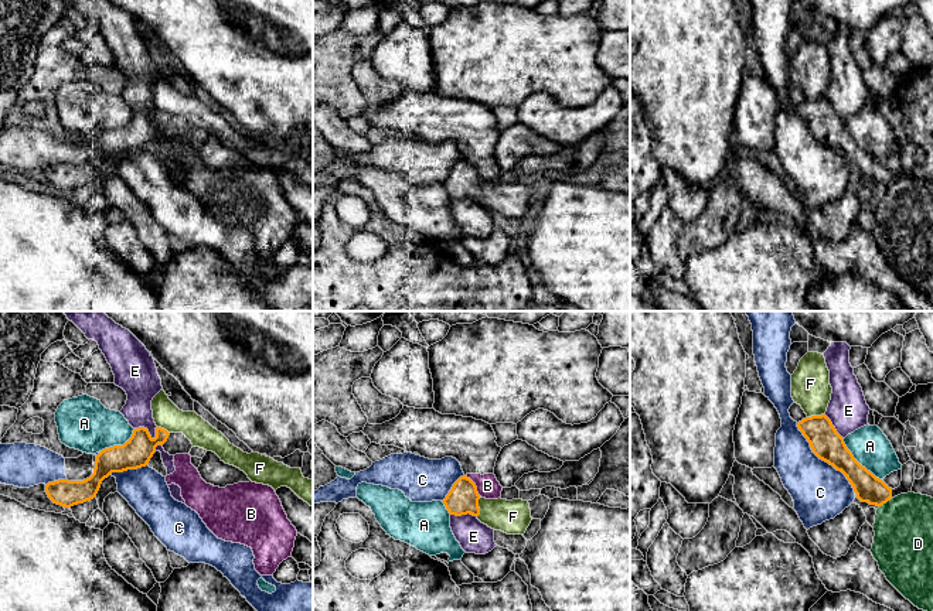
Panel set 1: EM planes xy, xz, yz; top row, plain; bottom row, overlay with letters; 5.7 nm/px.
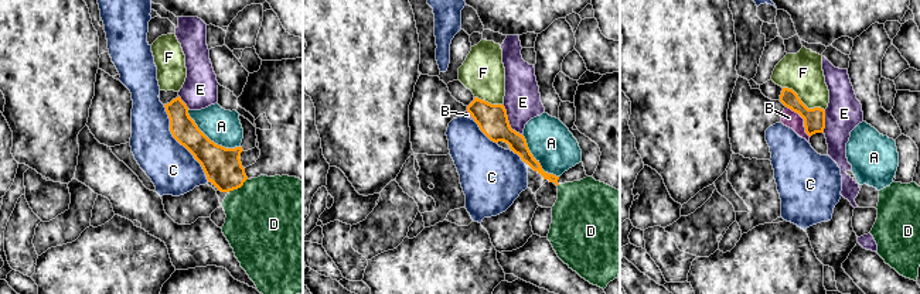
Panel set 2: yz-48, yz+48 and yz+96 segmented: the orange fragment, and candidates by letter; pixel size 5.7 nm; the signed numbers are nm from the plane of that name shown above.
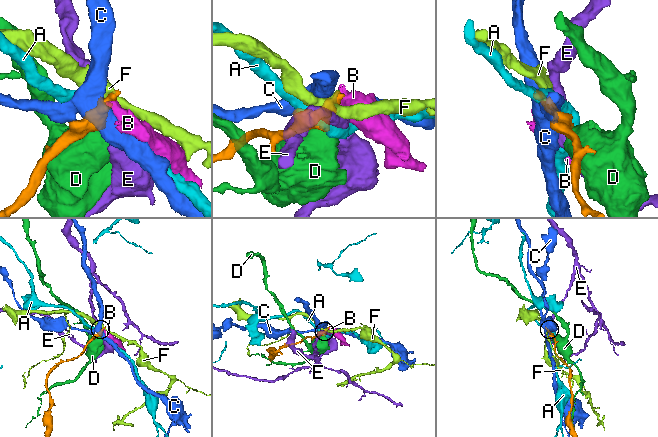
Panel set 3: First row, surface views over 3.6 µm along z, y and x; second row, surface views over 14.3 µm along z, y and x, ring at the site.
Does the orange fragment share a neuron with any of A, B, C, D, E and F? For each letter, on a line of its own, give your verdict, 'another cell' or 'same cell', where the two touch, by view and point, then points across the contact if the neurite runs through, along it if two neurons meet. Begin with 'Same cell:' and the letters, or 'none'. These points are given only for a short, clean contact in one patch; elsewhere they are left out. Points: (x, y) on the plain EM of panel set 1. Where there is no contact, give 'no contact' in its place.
Same cell: none
A: another cell | yz (858, 146)
B: another cell | xz (474, 169) | along xz (466, 157), (480, 178)
C: another cell | yz (823, 143)
D: another cell | yz (885, 185)
E: another cell | xy (146, 112) | along xy (135, 111), (145, 111), (153, 120), (156, 119)
F: another cell | xz (477, 190) | along xz (480, 180), (477, 200)

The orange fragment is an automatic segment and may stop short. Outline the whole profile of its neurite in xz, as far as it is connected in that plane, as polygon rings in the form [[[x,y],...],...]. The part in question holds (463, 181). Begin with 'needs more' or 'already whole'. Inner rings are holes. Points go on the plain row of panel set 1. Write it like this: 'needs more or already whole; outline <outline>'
already whole; outline [[[463,158],[453,167],[442,185],[450,198],[462,199],[470,197],[479,199],[479,182],[476,167],[467,158]]]

